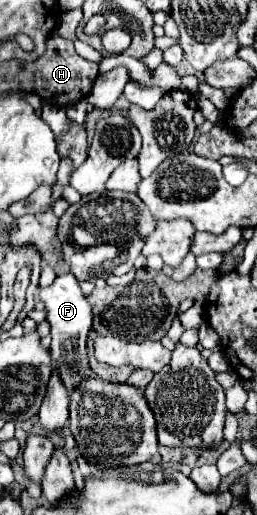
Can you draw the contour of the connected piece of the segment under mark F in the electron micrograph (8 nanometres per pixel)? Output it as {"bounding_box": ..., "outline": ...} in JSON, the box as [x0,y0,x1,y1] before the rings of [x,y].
{"bounding_box":[38,274,92,390],"outline":[[[60,274],[48,288],[38,288],[38,300],[44,302],[46,322],[50,324],[52,344],[50,354],[60,368],[60,378],[72,390],[80,384],[80,376],[90,376],[90,366],[86,358],[86,336],[92,326],[92,308],[84,298],[78,280],[72,274]]]}

